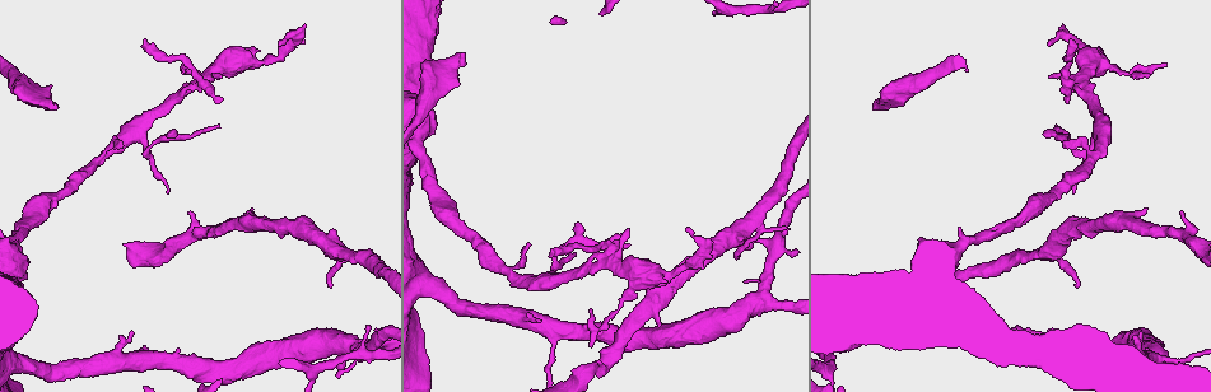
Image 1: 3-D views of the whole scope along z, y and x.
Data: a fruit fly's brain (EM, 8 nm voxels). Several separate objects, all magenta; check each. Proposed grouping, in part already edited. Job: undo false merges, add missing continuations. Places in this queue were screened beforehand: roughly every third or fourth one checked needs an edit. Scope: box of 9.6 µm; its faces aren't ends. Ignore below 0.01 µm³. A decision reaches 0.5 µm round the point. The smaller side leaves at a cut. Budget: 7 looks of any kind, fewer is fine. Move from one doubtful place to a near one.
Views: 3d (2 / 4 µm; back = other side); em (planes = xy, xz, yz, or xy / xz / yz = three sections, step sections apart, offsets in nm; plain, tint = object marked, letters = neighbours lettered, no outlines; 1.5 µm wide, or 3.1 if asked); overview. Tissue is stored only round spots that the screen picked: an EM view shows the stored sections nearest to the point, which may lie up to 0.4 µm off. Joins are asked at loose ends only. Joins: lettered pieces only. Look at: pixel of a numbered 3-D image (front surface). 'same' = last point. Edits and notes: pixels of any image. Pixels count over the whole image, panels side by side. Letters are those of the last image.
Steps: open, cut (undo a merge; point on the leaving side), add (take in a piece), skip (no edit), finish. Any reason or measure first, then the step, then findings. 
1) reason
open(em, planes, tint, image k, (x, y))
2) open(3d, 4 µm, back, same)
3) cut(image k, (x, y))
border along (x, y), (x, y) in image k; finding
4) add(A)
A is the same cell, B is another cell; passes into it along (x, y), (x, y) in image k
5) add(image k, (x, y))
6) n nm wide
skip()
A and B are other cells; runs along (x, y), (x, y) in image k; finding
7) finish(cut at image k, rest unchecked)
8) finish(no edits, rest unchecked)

tapers out
open(em, xz, step 8, plain, image 1, (1045, 131))

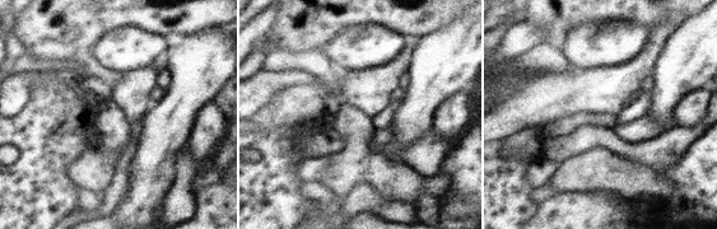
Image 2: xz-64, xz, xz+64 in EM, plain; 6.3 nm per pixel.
see the neighbours
open(em, xz, step 8, letters, same)

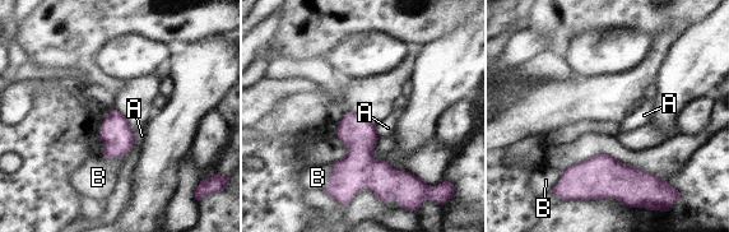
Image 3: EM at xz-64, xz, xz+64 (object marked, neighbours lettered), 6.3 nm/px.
skip()
A and B are other cells; border along (376, 126), (381, 135) in image 3; none of them fits

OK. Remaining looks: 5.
thin end
open(3d, 4 µm, image 1, (737, 255))

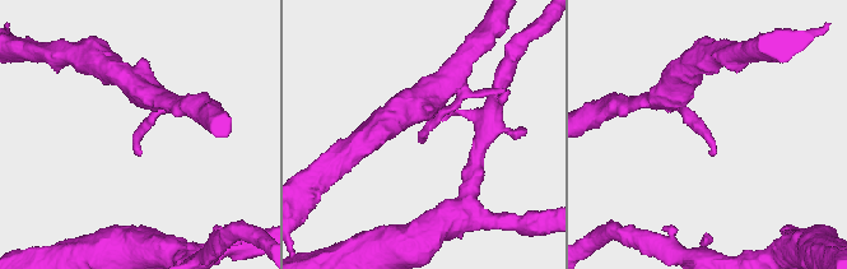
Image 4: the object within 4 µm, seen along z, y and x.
need the tissue
open(em, planes, plain, image 4, (710, 154))

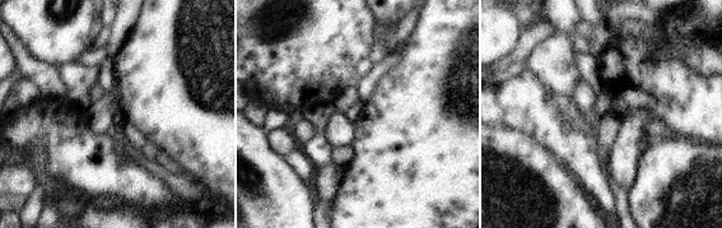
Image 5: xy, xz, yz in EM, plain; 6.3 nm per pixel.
open(em, planes, letters, same)

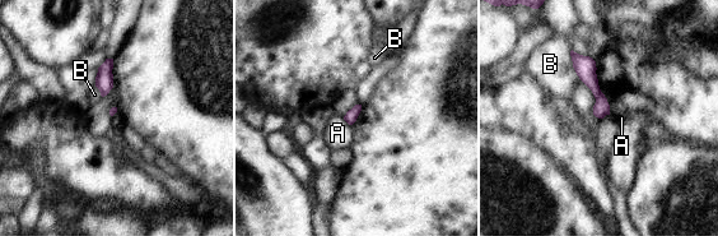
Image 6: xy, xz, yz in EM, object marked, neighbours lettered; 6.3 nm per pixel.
skip()
A and B are other cells; border along (343, 116), (350, 125) in image 6; none of them fits

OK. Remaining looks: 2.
an open end
open(em, xy, step 4, letters, image 1, (872, 109))

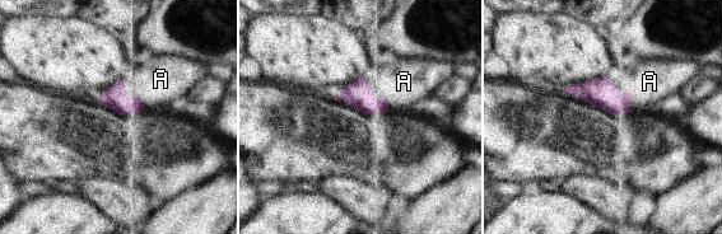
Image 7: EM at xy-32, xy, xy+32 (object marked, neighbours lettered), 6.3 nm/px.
another direction
open(em, planes, letters, same)

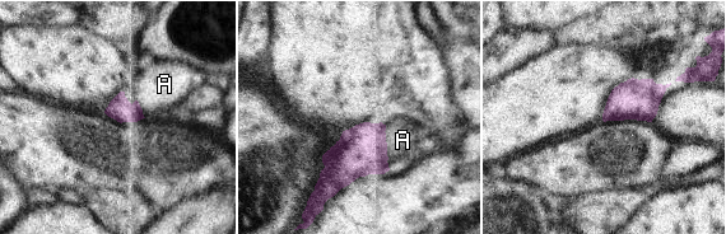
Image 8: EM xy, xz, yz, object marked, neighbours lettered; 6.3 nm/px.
add(A)
A is the same cell; passes into it along (362, 150), (386, 148), (403, 140) in image 8; the cell continues

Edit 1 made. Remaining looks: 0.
finish(add at image 8, rest unchecked)

